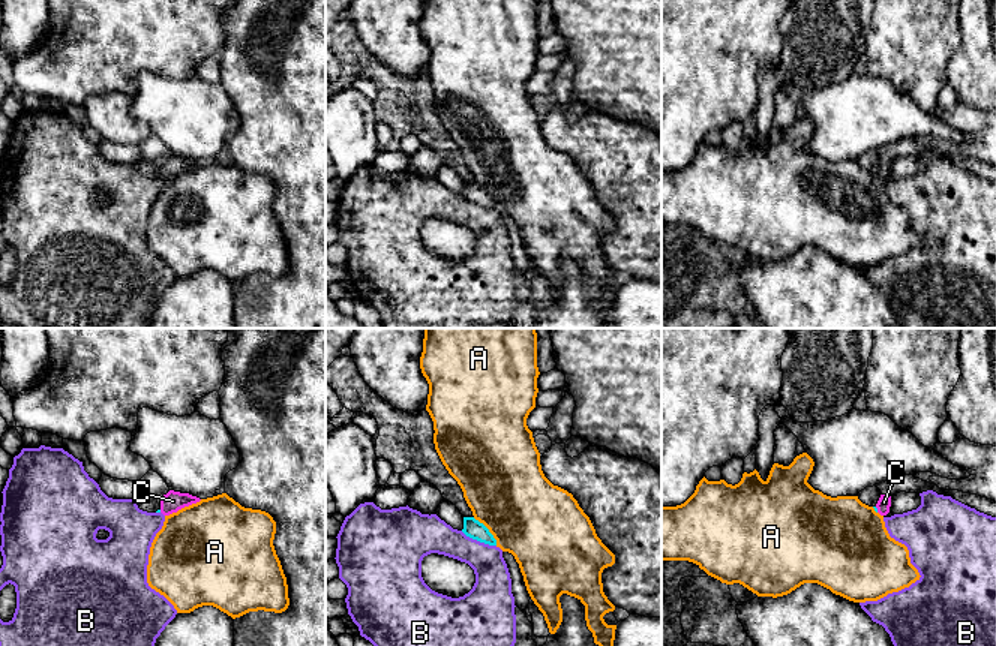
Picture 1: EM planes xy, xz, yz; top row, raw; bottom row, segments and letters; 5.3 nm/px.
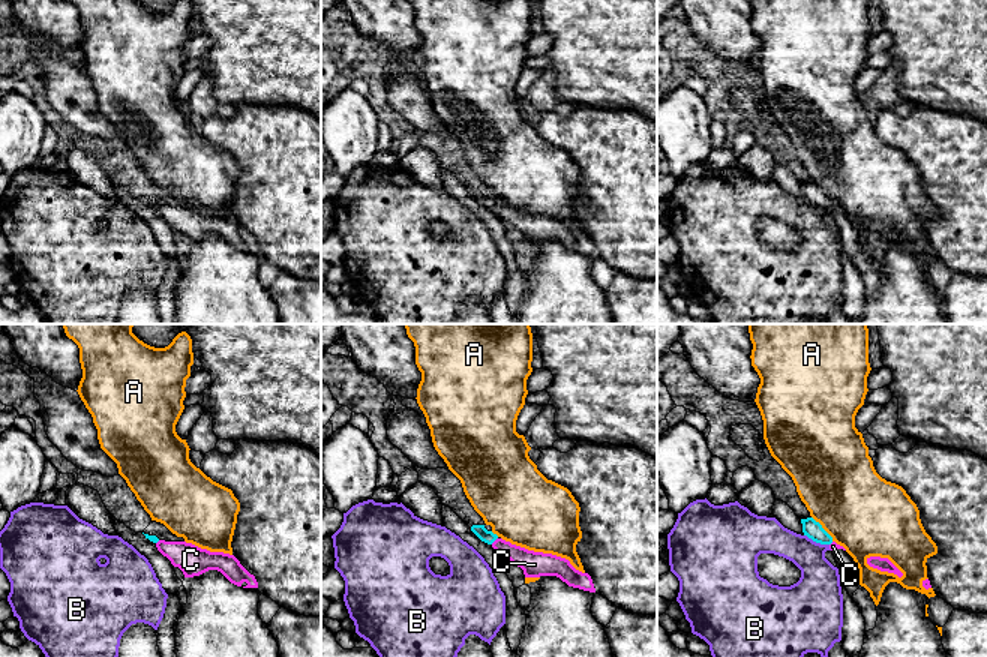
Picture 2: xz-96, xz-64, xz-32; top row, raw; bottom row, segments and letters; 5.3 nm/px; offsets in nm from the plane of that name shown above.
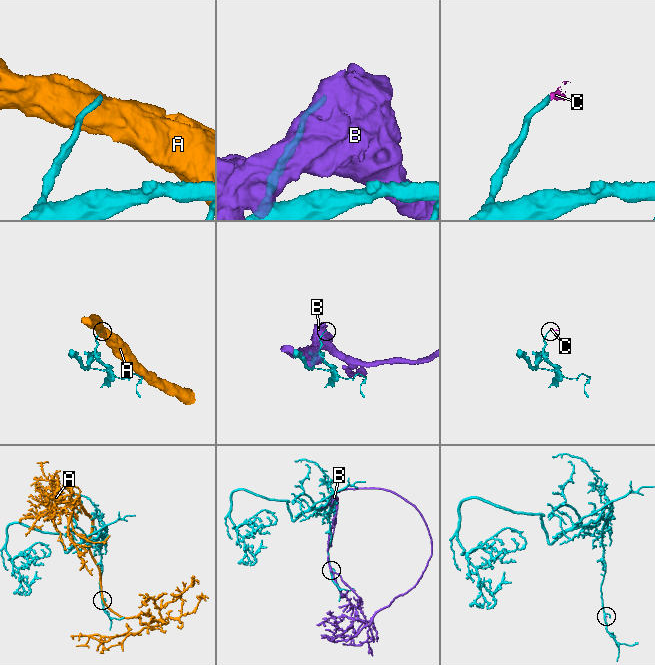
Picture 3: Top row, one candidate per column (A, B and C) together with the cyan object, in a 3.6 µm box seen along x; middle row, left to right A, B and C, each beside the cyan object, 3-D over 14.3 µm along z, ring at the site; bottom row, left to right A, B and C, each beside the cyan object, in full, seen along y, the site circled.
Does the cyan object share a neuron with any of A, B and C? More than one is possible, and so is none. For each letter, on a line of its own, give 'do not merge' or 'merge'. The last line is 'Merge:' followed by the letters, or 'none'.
A: do not merge
B: do not merge
C: merge
Merge: C

